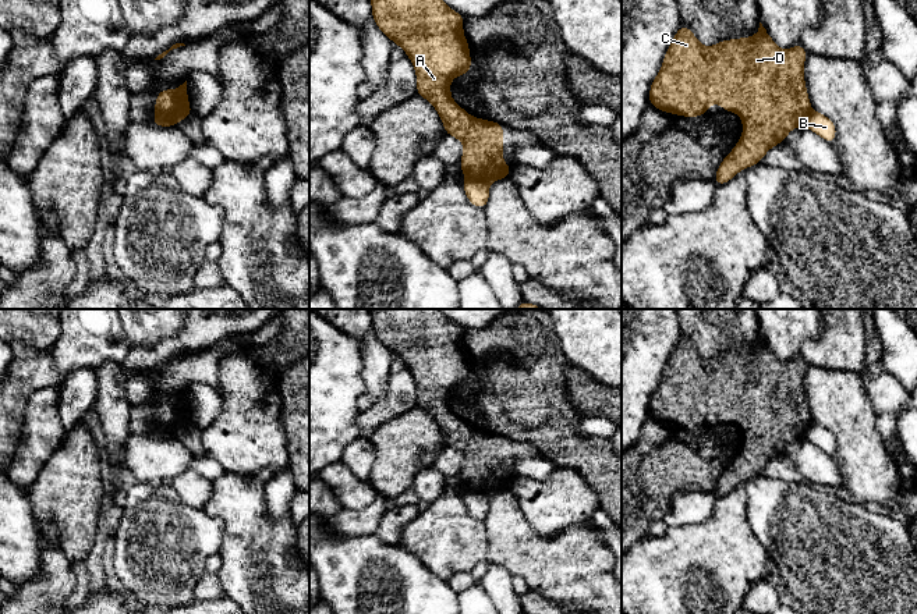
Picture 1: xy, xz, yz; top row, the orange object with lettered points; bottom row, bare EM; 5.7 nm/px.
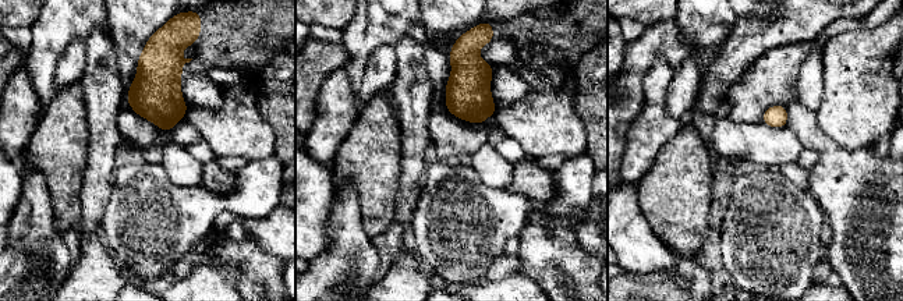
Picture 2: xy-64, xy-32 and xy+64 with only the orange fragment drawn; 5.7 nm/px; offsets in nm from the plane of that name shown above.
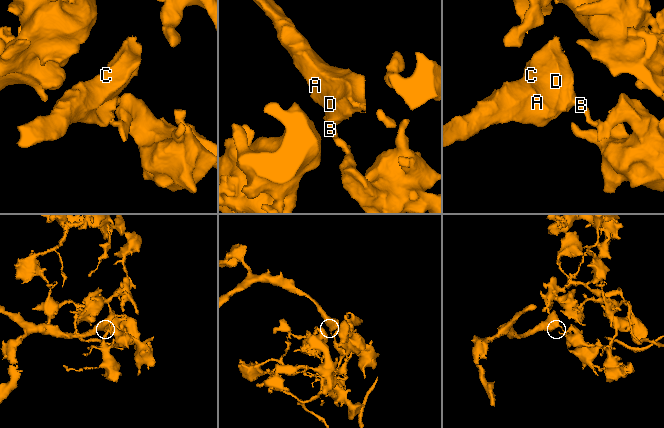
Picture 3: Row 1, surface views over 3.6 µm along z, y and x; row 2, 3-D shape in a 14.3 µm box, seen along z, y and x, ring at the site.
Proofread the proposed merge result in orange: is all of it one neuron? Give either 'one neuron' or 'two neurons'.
two neurons

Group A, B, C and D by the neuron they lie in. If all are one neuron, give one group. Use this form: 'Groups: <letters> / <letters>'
Groups: A C D / B

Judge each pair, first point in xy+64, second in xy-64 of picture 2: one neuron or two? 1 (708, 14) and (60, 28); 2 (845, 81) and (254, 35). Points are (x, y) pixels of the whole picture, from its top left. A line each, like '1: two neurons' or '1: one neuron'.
1: one neuron
2: two neurons

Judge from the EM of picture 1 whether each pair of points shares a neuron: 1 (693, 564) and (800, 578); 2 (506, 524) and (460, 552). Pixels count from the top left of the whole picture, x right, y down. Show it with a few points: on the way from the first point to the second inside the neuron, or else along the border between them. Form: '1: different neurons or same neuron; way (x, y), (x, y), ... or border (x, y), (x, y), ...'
1: different neurons; border (753, 529), (769, 559)
2: different neurons; border (484, 521), (488, 539), (487, 560)

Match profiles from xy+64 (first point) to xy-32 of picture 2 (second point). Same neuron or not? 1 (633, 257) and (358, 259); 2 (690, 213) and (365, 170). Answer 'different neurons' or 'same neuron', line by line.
1: different neurons
2: same neuron

